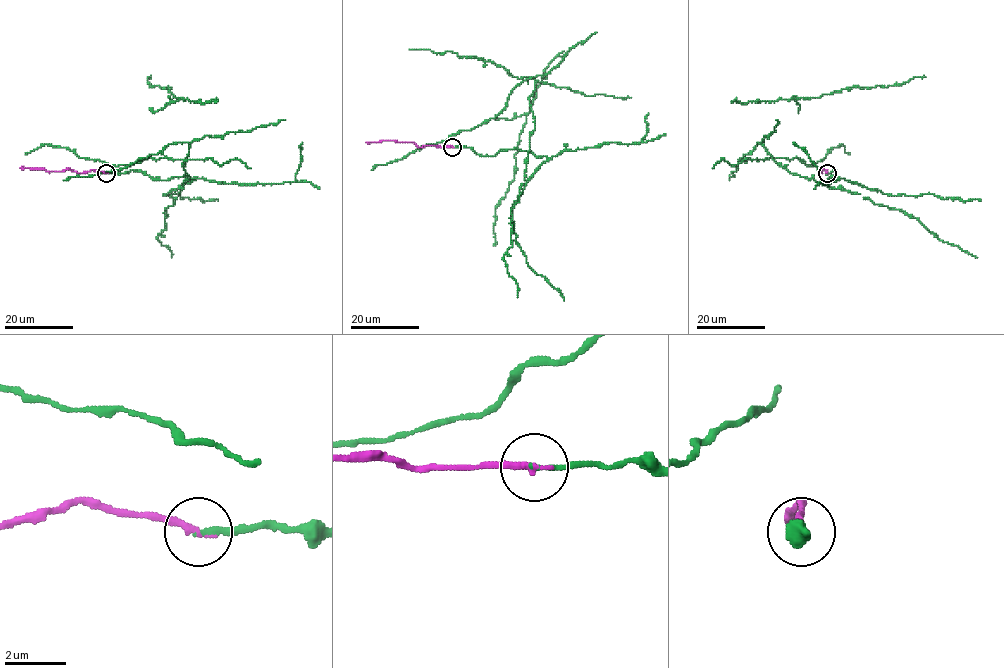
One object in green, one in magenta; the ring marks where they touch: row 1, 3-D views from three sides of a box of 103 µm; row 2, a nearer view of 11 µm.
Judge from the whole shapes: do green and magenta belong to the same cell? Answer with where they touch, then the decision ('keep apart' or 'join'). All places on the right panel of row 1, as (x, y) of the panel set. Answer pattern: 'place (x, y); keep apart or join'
place (827, 173); join

